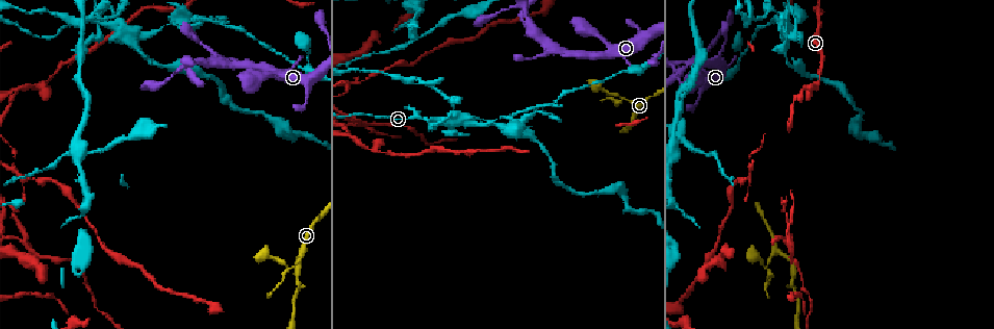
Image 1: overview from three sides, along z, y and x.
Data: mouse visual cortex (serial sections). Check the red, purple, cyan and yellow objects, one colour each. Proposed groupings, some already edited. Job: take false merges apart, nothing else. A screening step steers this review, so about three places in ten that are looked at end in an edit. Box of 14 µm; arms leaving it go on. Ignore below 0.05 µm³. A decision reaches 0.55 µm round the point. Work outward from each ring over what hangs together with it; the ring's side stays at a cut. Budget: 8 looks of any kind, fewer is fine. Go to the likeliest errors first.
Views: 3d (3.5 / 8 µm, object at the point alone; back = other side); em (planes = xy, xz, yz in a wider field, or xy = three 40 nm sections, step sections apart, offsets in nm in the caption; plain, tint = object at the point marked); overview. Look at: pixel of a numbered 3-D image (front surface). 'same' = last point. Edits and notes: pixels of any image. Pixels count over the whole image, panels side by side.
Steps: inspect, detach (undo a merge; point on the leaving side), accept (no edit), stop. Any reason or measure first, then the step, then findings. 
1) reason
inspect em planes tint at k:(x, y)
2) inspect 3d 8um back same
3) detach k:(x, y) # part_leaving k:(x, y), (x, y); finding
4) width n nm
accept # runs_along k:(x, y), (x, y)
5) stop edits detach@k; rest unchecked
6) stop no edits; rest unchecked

three-way junction
inspect 3d 3.5um at 1:(200, 17)

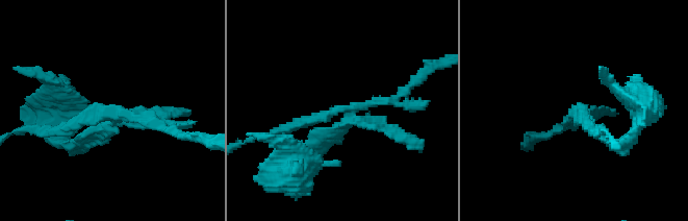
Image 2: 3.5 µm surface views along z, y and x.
inspect em xy step 2 tint at 2:(112, 117)

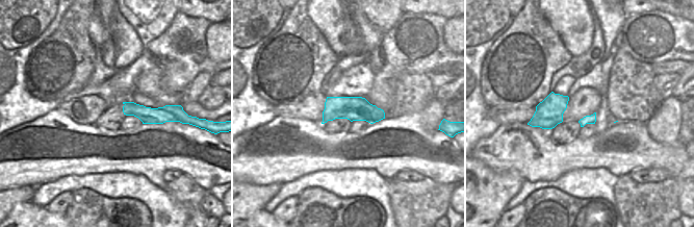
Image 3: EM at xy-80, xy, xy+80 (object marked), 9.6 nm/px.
cut it another way
inspect em xy step 3 tint same

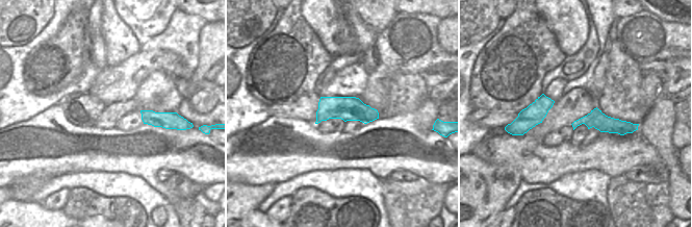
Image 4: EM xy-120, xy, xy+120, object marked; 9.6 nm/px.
detach 2:(385, 128) # part_leaving 2:(349, 115), (298, 151), (288, 173); two cells meet here

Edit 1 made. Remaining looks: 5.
inspect 3d 3.5um at 1:(626, 99)

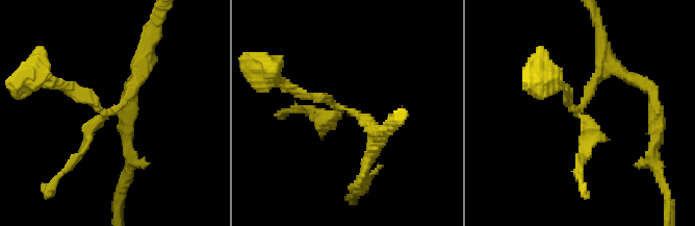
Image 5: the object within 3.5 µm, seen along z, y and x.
need the tissue
inspect em planes tint at 5:(581, 107)

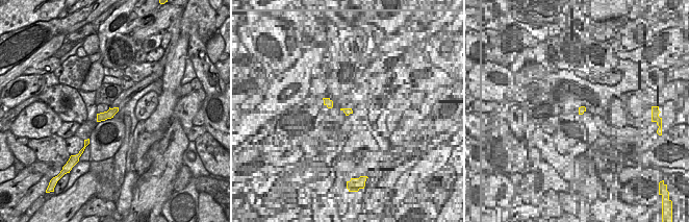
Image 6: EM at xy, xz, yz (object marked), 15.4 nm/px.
accept # runs_along 5:(379, 136), (369, 120), (286, 85); one cell here

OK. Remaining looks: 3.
inspect 3d 3.5um at 1:(691, 63)

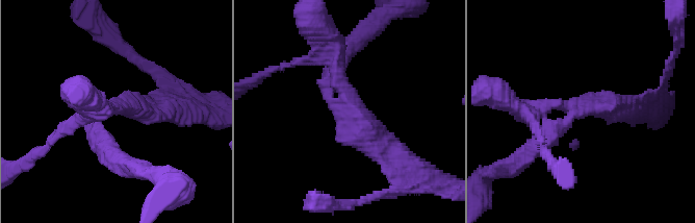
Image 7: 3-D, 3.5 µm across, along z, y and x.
arms 3; arm_widths 250, 250, 300 nm
inspect em xy step 2 tint at 7:(120, 106)

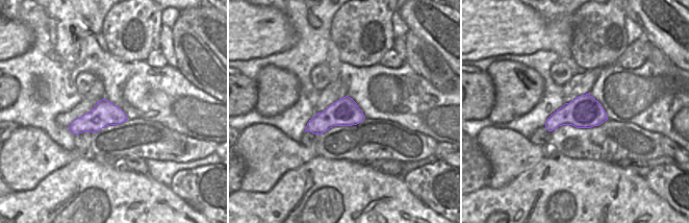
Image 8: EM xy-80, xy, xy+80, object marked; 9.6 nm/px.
accept # runs_along 7:(395, 155), (318, 56); all the same cell

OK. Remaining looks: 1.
stop edits detach@2; rest unchecked

